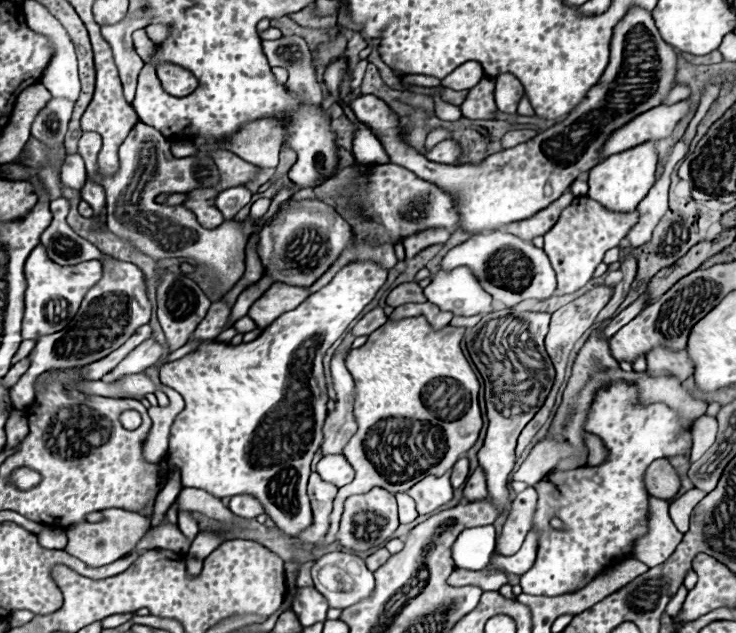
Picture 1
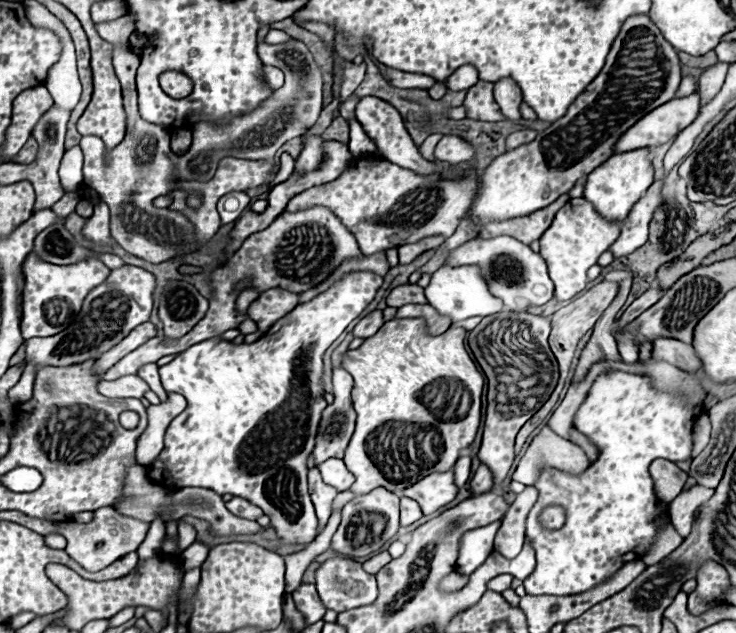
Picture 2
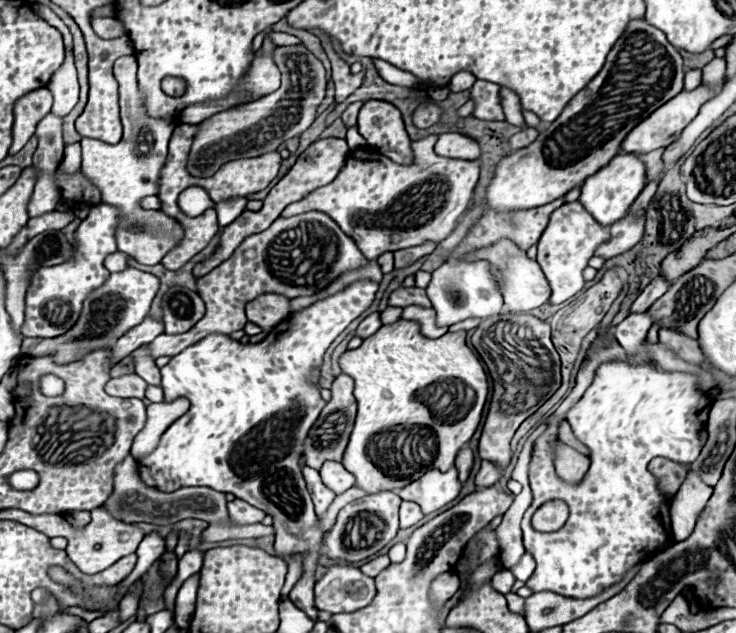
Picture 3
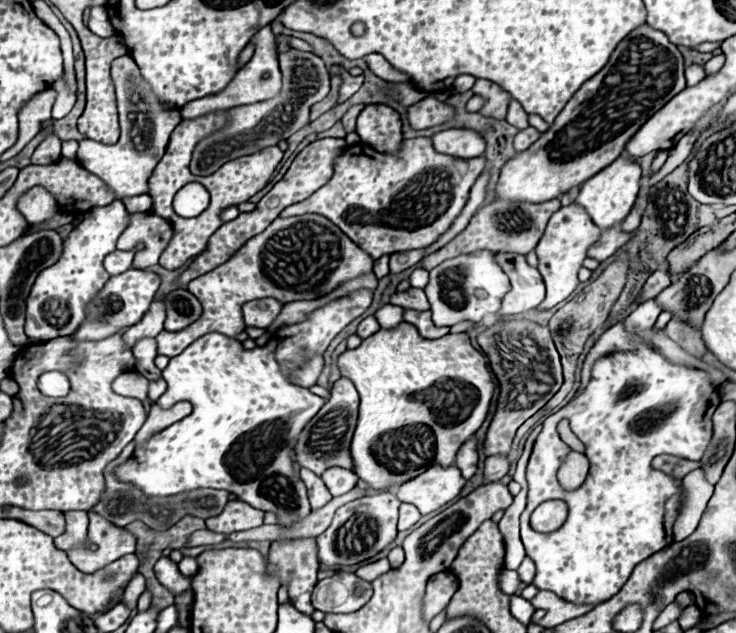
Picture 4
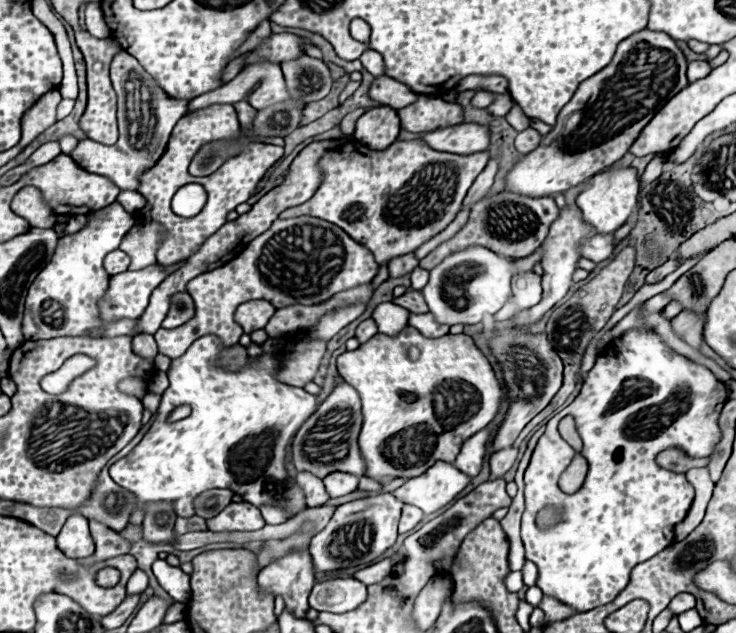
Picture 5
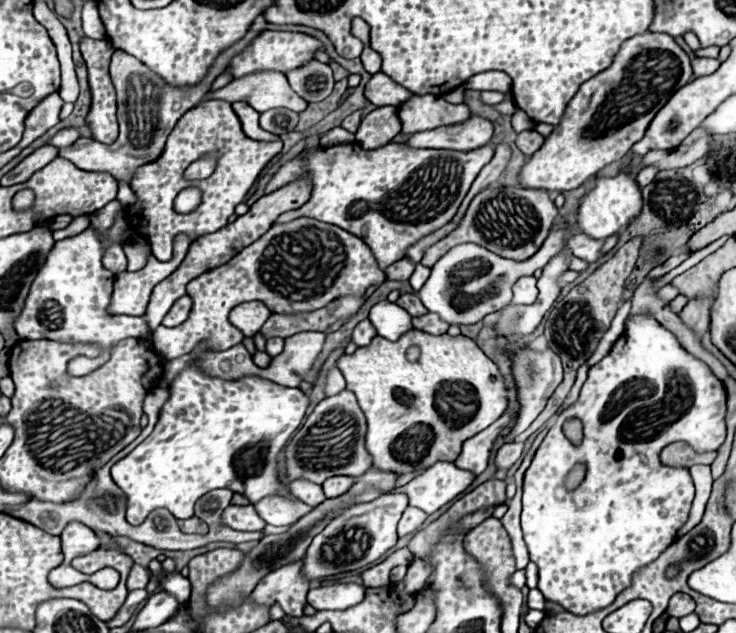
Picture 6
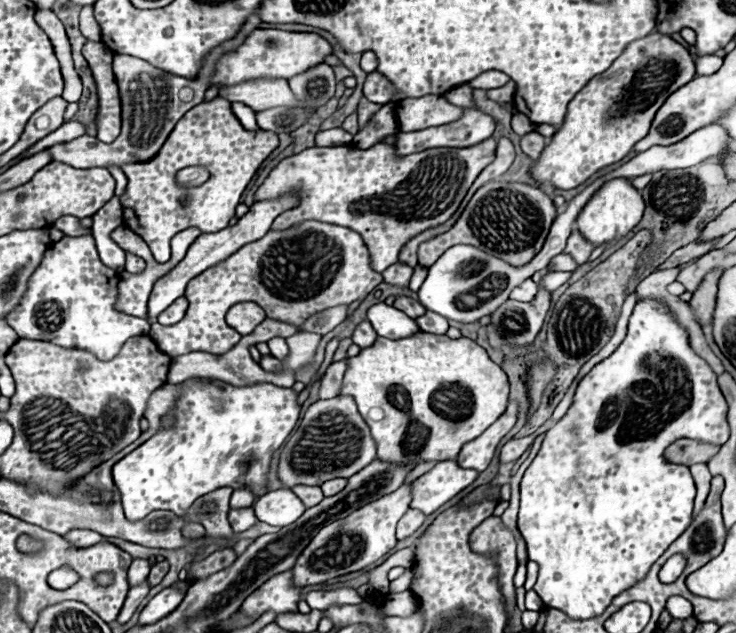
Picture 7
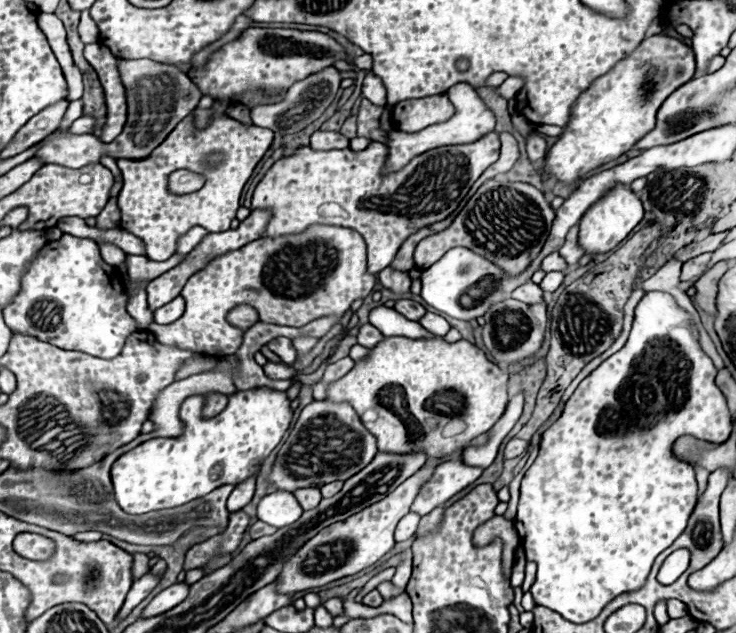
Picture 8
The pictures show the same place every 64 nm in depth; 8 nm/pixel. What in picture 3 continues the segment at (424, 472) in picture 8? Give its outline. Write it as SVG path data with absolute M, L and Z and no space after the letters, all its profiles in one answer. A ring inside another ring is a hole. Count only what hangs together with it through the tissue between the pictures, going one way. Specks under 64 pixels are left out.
M378 492L378 494L368 494L368 496L364 496L364 498L358 498L358 500L350 502L350 504L346 504L346 506L344 506L344 508L338 512L338 518L336 518L336 524L332 526L332 530L324 534L324 548L322 548L322 554L324 554L324 556L328 556L332 562L348 562L348 564L350 564L350 562L364 560L364 558L368 558L368 556L376 554L376 552L378 552L380 548L384 548L384 546L386 546L386 544L388 544L388 542L390 542L390 540L396 536L396 532L398 532L398 508L400 508L400 502L402 502L402 500L400 500L400 498L398 498L394 492ZM370 516L376 516L376 518L380 520L380 522L378 522L378 524L380 524L380 528L378 528L378 526L372 526L372 518L370 518ZM366 530L374 530L372 534L368 532L368 538L374 538L374 542L366 542Z

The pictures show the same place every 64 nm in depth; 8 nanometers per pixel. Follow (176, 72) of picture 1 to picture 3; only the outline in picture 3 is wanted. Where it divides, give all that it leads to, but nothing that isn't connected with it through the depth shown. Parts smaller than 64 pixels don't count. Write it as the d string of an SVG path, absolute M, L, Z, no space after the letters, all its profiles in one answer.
M164 78L164 80L162 80L162 90L164 90L166 94L170 94L170 96L180 96L180 94L184 94L184 88L186 88L186 84L184 84L184 80L180 80L180 78Z

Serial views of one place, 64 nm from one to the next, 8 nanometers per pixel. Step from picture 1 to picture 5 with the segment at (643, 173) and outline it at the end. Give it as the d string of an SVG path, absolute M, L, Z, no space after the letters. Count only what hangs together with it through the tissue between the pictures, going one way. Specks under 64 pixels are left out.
M618 168L612 172L596 174L590 182L590 186L578 196L576 204L584 214L584 222L596 230L596 234L612 234L616 232L632 214L632 210L638 204L638 190L640 180L634 168Z

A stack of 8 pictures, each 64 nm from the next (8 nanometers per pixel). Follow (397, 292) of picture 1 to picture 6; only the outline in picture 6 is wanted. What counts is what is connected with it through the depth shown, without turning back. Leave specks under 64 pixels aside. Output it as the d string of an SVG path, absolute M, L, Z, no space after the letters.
M402 294L402 296L396 300L396 304L398 304L400 308L404 308L410 316L422 316L422 314L428 312L428 310L422 306L422 302L420 302L420 298L418 298L416 294Z

